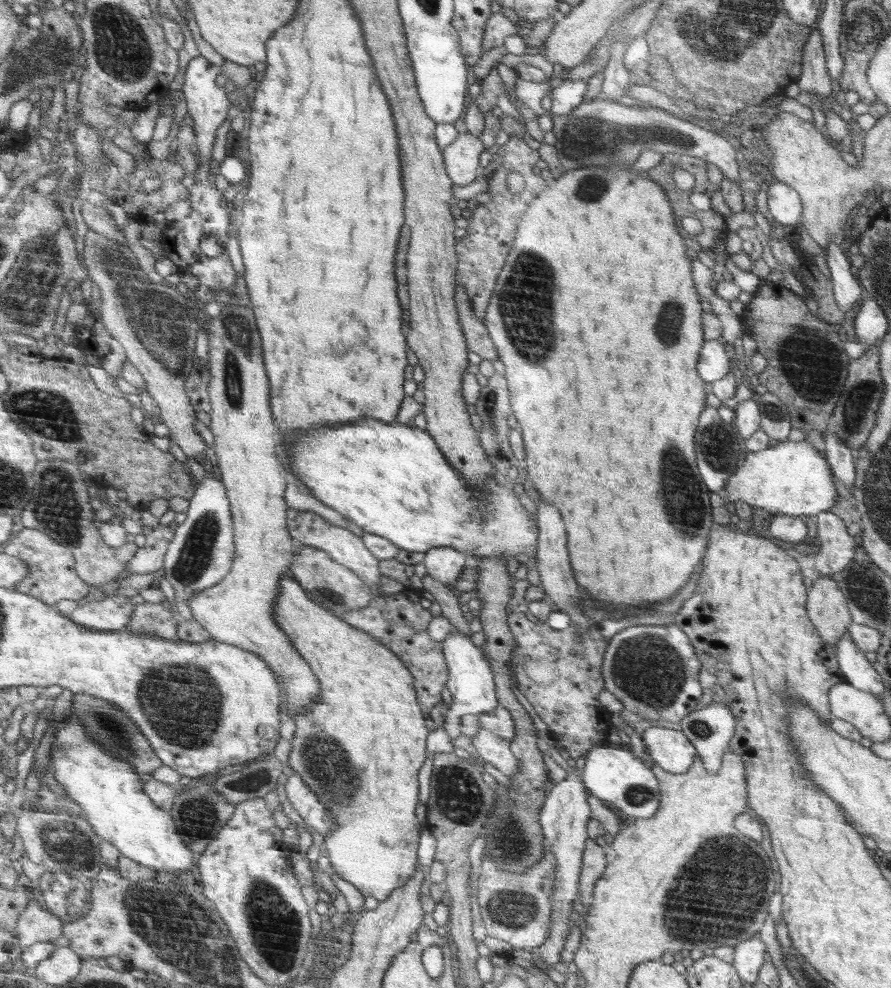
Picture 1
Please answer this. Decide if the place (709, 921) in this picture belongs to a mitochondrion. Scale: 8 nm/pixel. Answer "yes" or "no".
yes

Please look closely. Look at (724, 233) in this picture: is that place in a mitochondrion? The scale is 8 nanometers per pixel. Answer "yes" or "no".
no

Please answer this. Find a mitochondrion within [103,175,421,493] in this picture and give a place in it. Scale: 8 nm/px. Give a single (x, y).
(237, 325)

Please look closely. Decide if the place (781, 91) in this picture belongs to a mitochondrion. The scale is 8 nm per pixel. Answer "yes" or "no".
no

